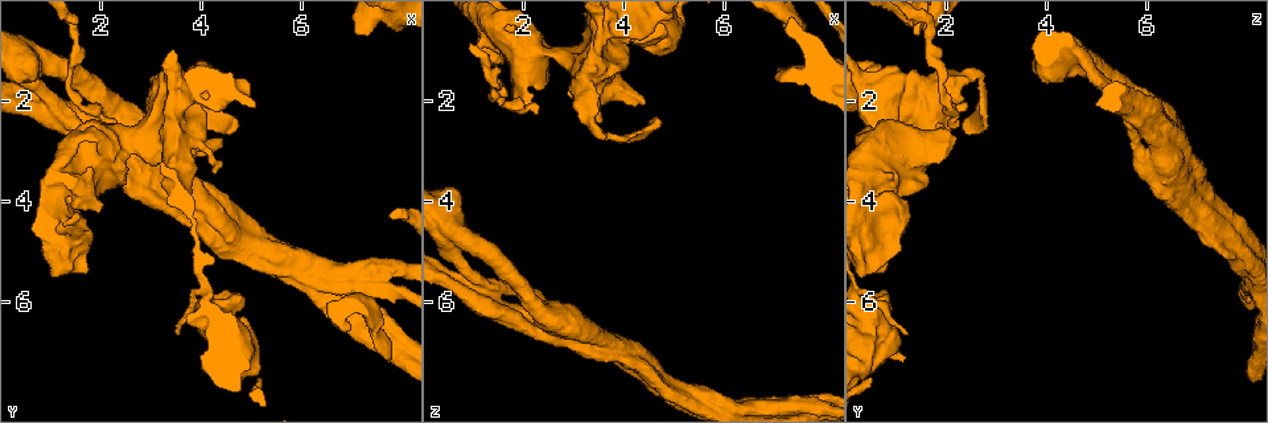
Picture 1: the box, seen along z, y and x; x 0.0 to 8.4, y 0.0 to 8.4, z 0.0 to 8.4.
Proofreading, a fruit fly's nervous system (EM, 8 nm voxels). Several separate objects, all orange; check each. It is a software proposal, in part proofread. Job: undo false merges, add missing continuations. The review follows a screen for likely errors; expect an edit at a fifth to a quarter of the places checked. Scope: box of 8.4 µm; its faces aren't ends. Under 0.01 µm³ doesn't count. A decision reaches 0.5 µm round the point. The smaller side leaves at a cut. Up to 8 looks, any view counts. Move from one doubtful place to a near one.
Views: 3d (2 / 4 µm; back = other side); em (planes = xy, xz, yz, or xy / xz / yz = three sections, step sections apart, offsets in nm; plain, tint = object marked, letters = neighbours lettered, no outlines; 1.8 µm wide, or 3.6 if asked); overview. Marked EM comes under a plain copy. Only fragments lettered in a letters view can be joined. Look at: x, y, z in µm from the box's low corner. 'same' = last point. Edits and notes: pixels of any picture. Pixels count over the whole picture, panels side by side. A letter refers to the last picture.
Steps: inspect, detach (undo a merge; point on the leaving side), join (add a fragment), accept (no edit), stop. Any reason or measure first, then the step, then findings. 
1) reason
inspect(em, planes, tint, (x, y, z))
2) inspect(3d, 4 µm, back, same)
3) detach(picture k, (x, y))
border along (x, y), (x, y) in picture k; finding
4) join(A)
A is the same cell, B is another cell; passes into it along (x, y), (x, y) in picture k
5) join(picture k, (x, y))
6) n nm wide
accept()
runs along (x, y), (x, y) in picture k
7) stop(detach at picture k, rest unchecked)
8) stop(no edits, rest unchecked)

sharp bend
inspect(em, xz, step 16, tint, (3.50, 1.45, 0.75))

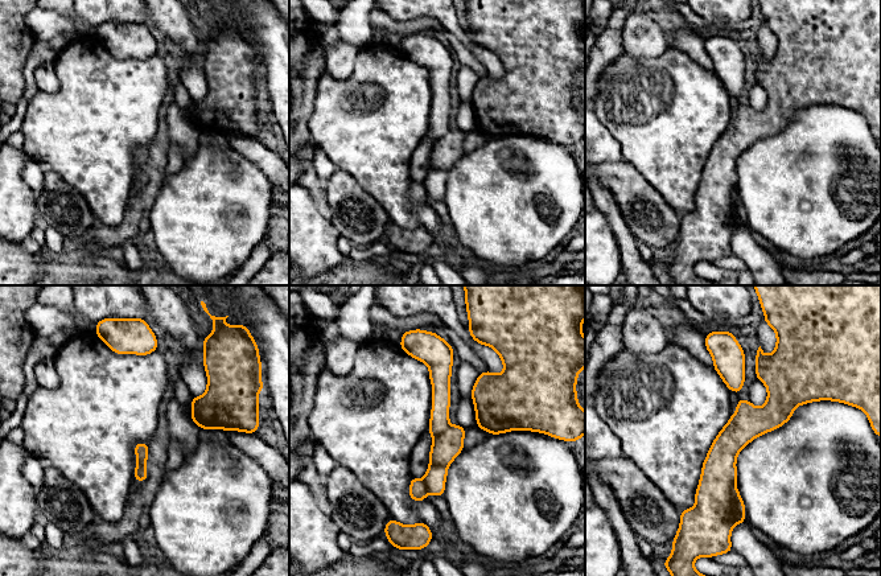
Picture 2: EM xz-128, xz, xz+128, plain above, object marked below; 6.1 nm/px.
cut it another way
inspect(em, planes, letters, same)

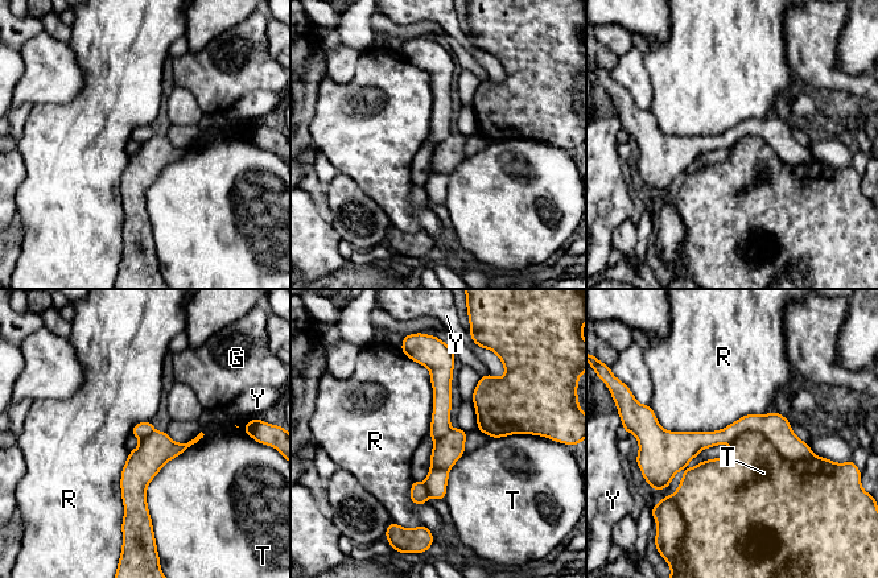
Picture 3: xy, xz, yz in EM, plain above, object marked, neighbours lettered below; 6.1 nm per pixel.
detach(picture 3, (774, 426))
G, R, T and Y are other cells; border along (730, 442), (813, 455) in picture 3; two neurons meet here

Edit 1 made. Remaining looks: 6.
looks like a crossing
inspect(em, 3.6 µm, xz, step 4, letters, (1.25, 4.00, 0.55))

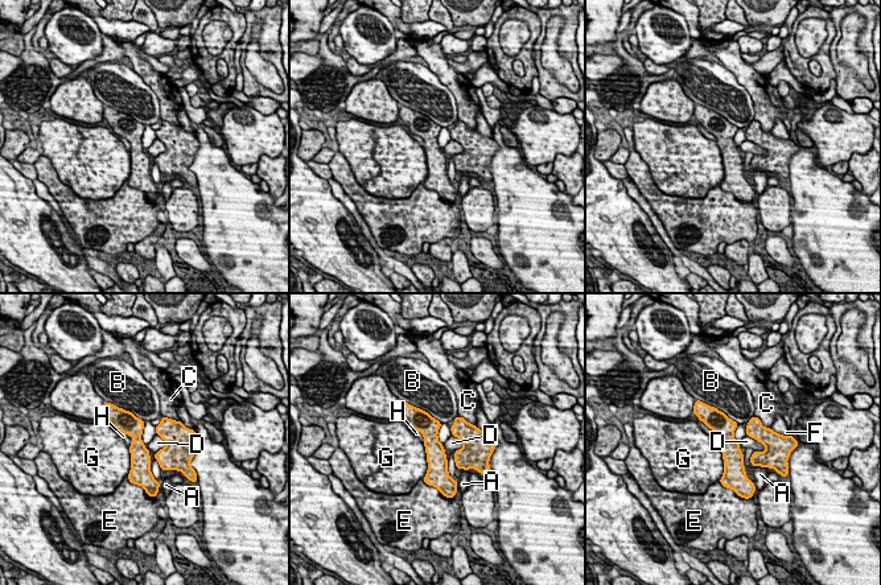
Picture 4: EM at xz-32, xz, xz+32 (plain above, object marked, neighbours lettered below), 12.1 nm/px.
accept()
A, B, C, D, E, F, G and H are other cells; one neuron here

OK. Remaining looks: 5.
an open end
inspect(3d, 2 µm, (7.10, 0.70, 1.40))

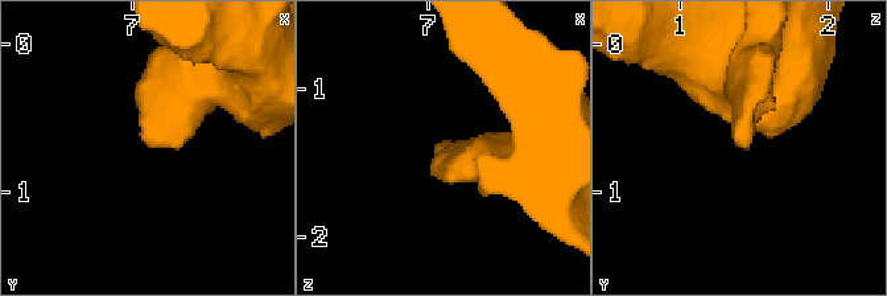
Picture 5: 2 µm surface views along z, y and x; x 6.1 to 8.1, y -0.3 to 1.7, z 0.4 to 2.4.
shape alone is not enough
inspect(em, planes, letters, (7.14, 0.70, 1.46))

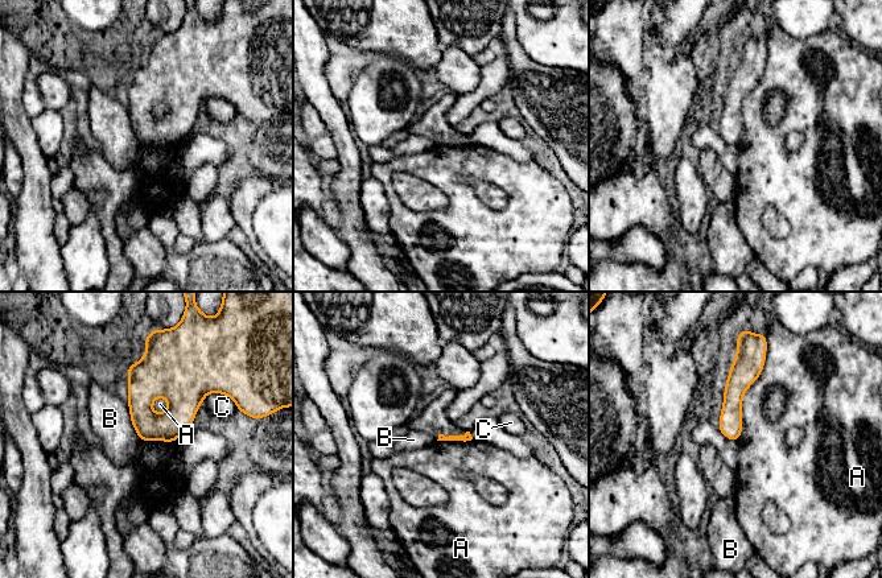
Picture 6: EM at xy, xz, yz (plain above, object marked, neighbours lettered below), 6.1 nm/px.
accept()
A, B and C are other cells; border along (766, 353), (744, 395), (737, 440) in picture 6; none of them fits

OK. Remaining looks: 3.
stop(detach at picture 3, rest unchecked)

